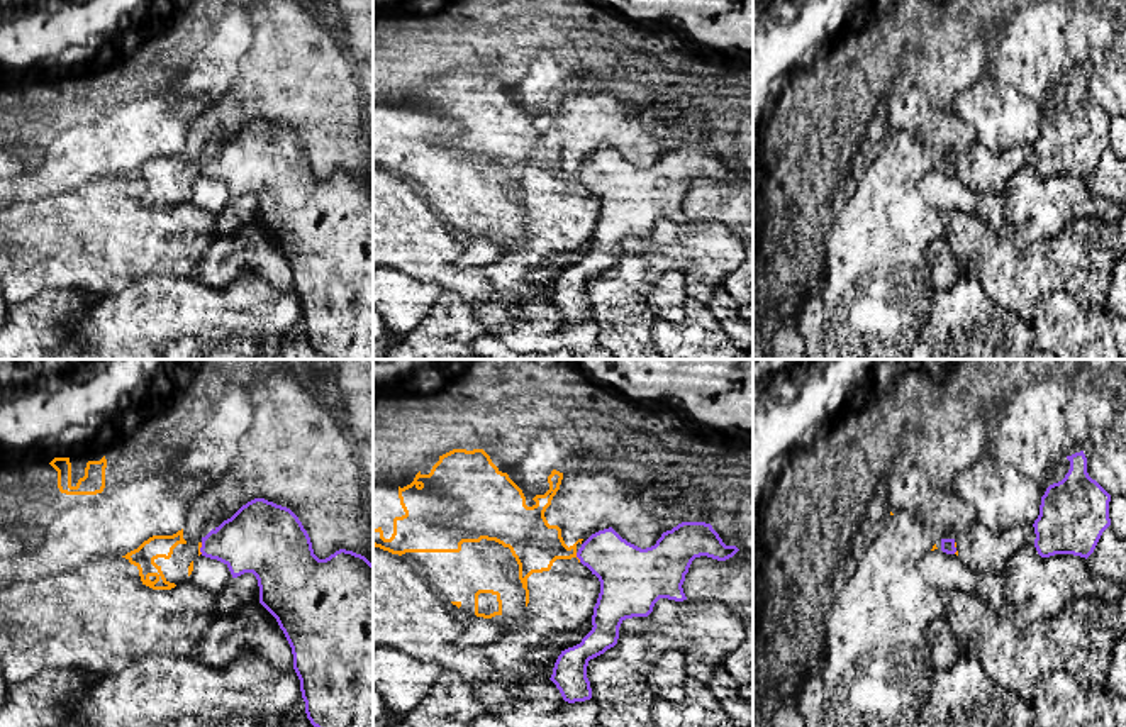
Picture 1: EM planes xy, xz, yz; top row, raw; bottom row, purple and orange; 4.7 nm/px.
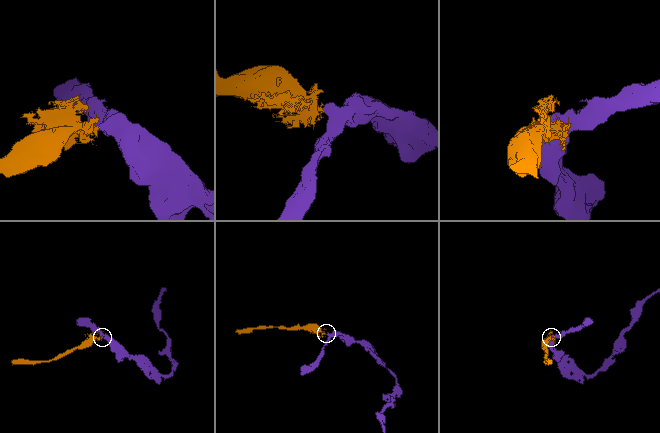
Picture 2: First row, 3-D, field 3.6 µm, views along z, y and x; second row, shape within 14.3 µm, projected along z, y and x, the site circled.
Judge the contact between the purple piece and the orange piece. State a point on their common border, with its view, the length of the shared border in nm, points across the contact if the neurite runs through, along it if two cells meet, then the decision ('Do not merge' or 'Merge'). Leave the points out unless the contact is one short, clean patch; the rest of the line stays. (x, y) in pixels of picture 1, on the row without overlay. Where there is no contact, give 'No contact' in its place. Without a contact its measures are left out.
Touches purple at xz (577, 177). Shared border 50 nm. Boundary: xz (575, 173), (580, 182). Do not merge

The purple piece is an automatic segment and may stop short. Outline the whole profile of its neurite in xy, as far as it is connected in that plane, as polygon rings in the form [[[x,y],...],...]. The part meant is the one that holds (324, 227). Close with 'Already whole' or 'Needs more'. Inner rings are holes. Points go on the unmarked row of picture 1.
[[[265,119],[248,122],[202,158],[200,173],[224,183],[232,198],[244,193],[256,197],[259,224],[276,239],[292,268],[293,290],[310,344],[331,359],[373,359],[373,185],[346,169],[319,180],[298,137]]]. Already whole

